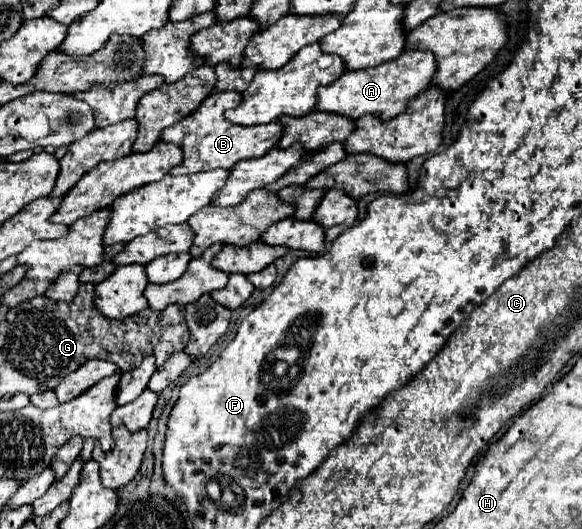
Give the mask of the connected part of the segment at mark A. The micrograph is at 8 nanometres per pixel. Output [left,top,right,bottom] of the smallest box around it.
[316,51,436,121]

